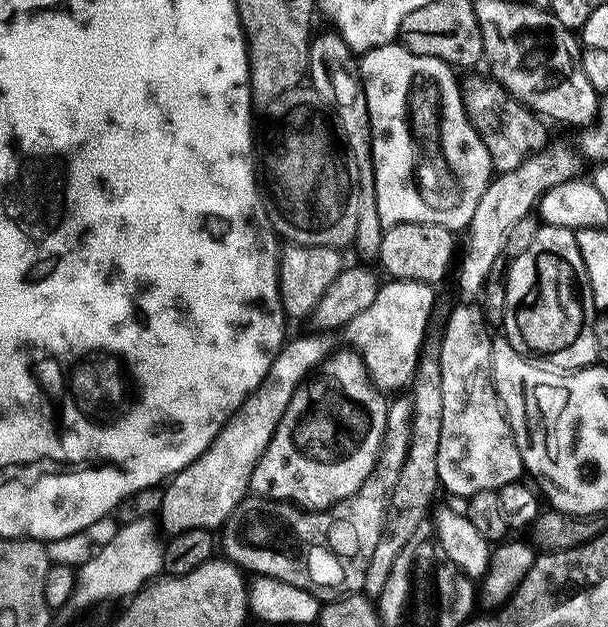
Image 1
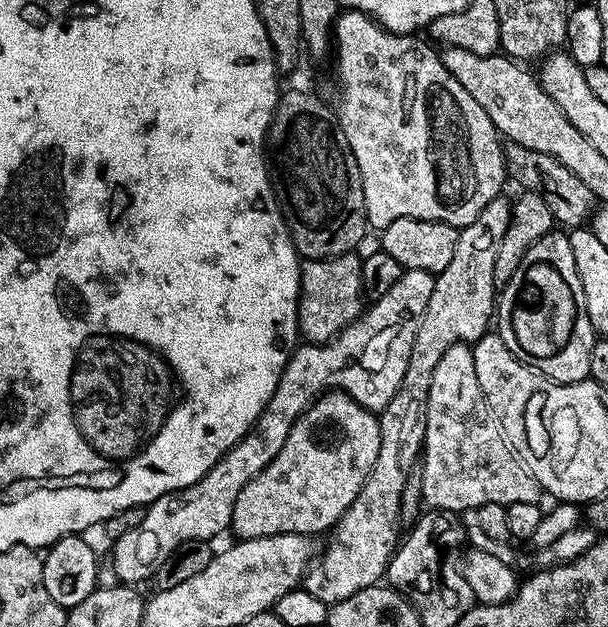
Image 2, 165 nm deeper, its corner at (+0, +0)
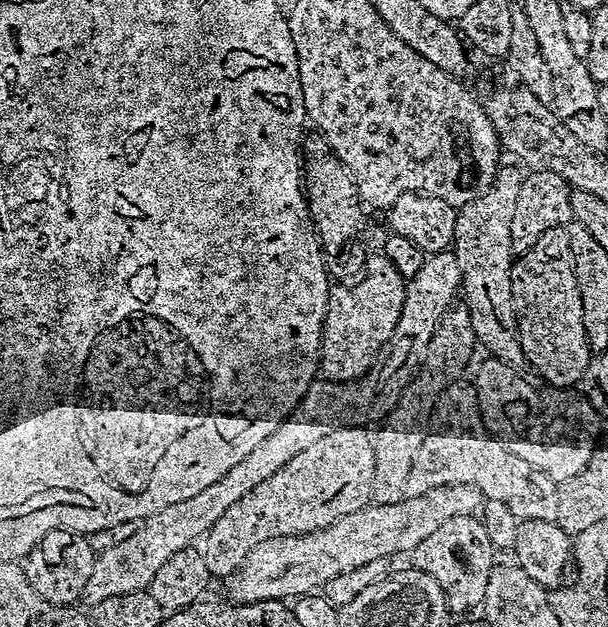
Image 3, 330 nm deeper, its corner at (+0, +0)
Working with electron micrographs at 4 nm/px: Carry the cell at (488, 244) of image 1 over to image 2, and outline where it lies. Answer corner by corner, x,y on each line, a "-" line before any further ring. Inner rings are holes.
504,198
490,201
465,228
459,229
458,246
454,246
454,258
450,258
450,266
436,276
434,294
430,294
430,302
426,306
426,314
418,326
418,334
414,338
414,346
410,350
410,362
406,366
406,374
402,374
402,386
390,398
384,411
379,413
380,449
374,462
372,472
366,478
362,490
354,498
354,502
344,511
342,518
336,523
331,533
332,541
328,544
328,553
324,556
324,592
319,593
320,601
329,606
338,603
342,598
350,598
363,588
379,585
385,579
392,554
401,539
400,503
402,492
409,476
413,475
415,466
422,456
424,447
424,431
426,430
426,414
428,413
428,395
430,382
434,378
434,370
442,354
455,344
473,345
484,337
494,320
494,309
498,303
498,281
494,278
494,258
498,258
498,246
502,242
502,234
506,234
506,226
512,213
511,203

